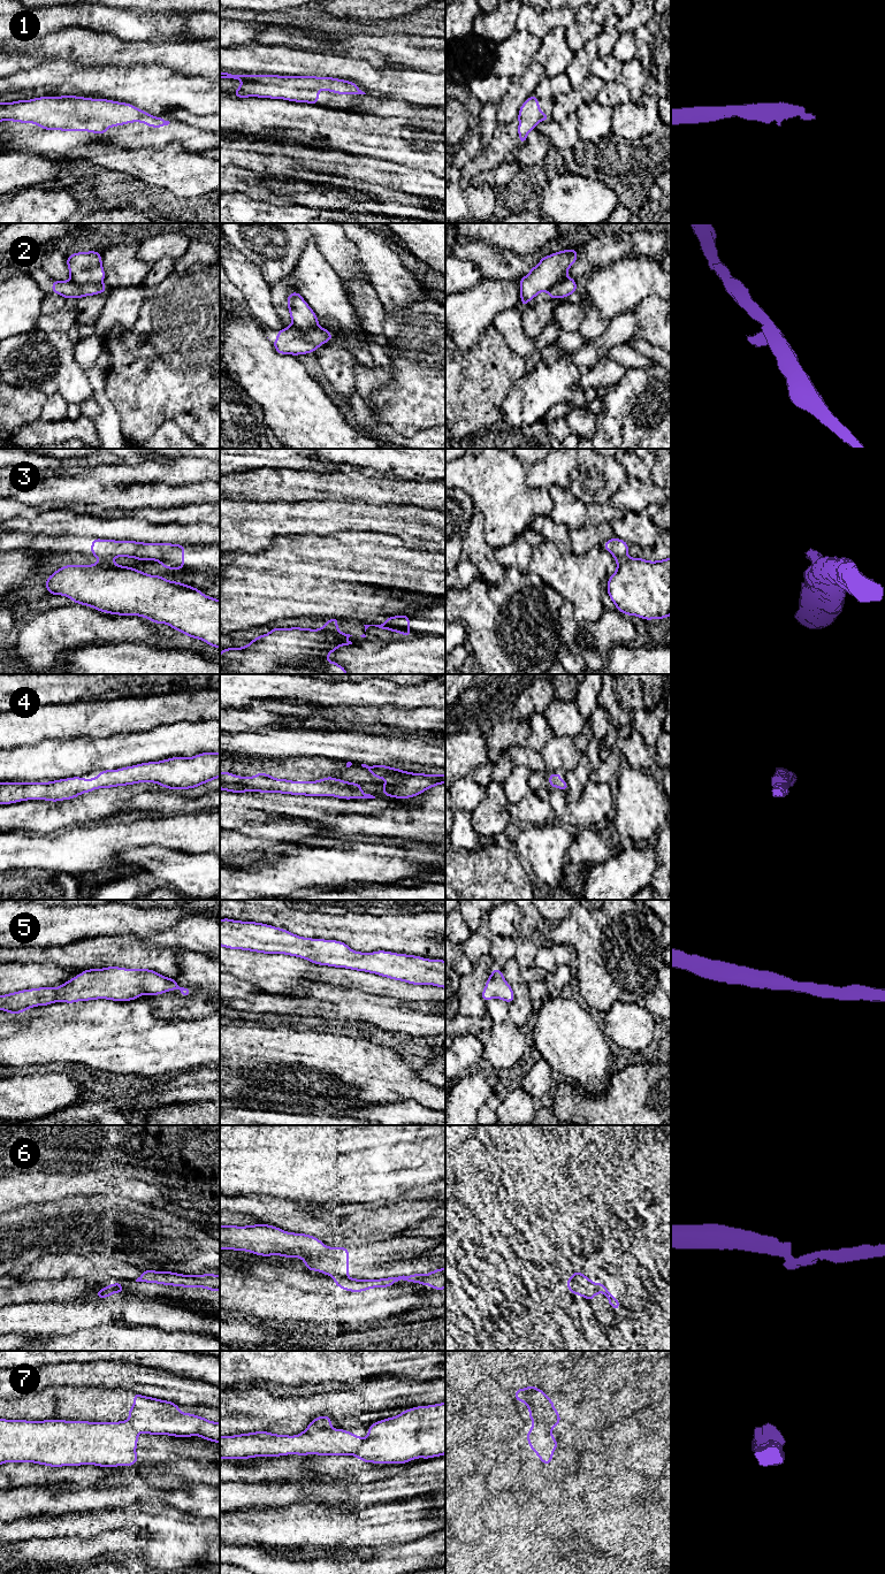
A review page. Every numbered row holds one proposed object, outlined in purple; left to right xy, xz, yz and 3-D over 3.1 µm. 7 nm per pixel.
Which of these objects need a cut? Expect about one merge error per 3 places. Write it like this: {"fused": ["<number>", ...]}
{"fused": ["2", "3", "6"]}

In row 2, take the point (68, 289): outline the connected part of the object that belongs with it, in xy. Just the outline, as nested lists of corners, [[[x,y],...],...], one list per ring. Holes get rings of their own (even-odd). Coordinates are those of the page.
[[[71,280],[53,281],[52,283],[52,292],[61,295],[66,299],[78,299],[86,296],[99,295],[104,293],[106,290],[107,288],[104,283],[89,283],[84,285],[78,285],[75,284]]]

